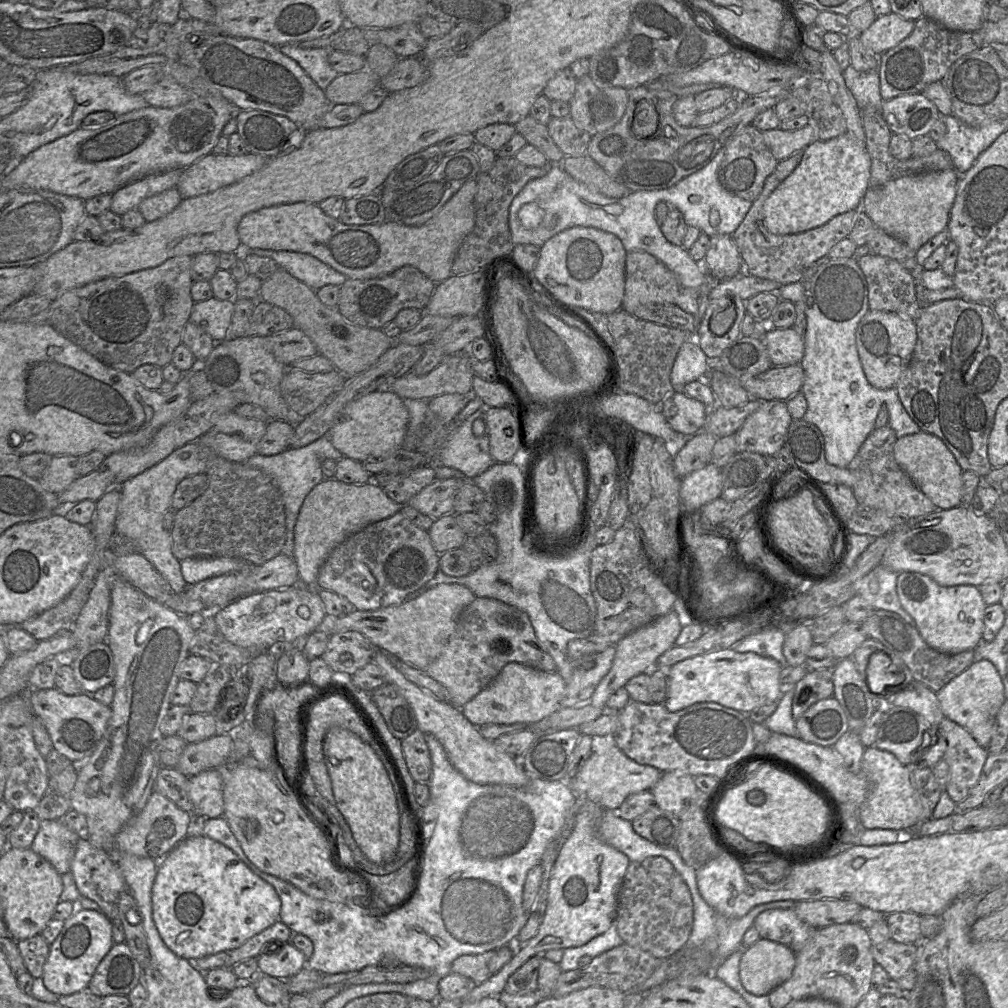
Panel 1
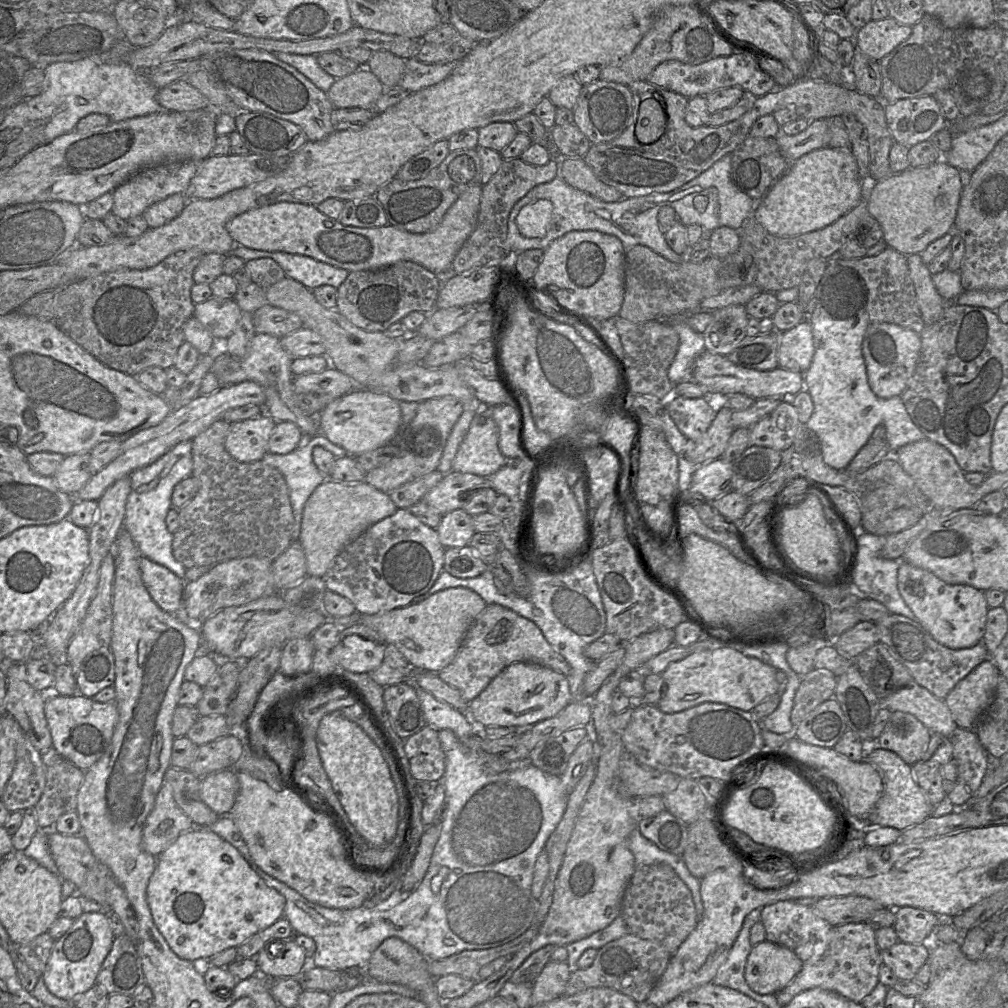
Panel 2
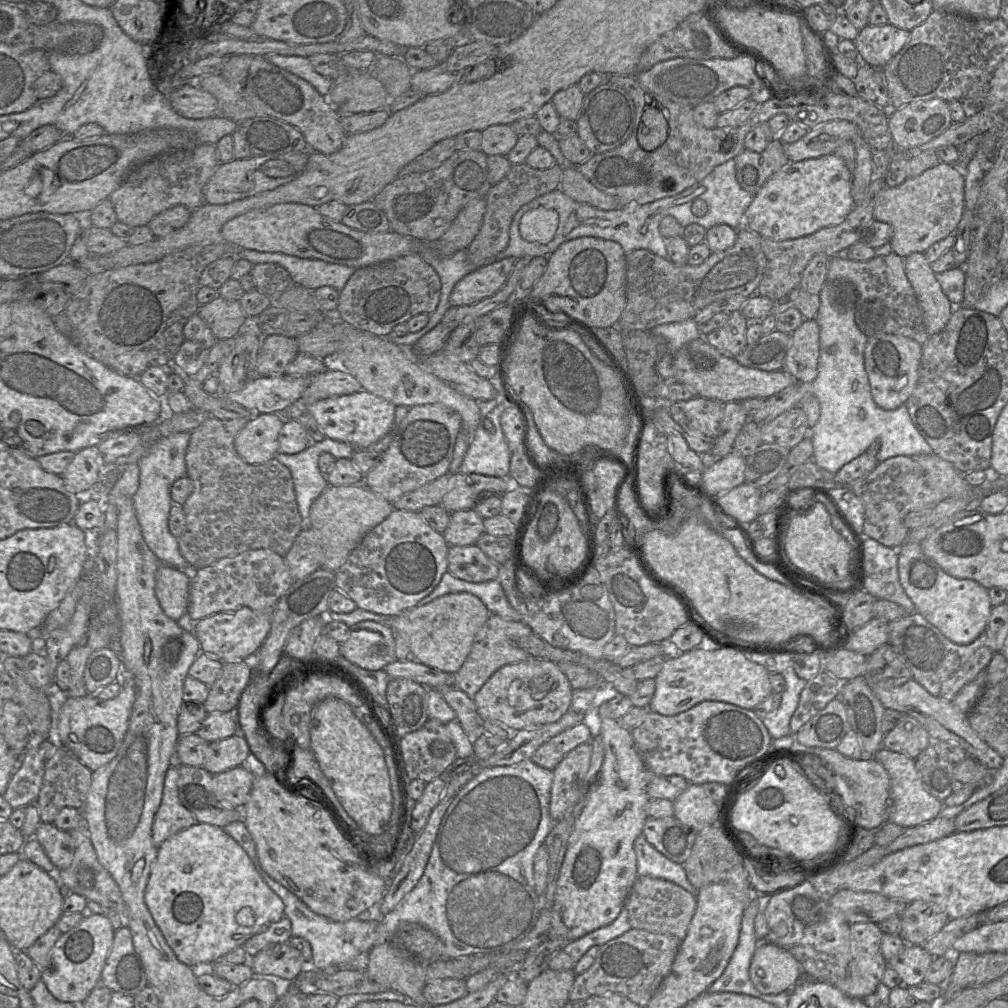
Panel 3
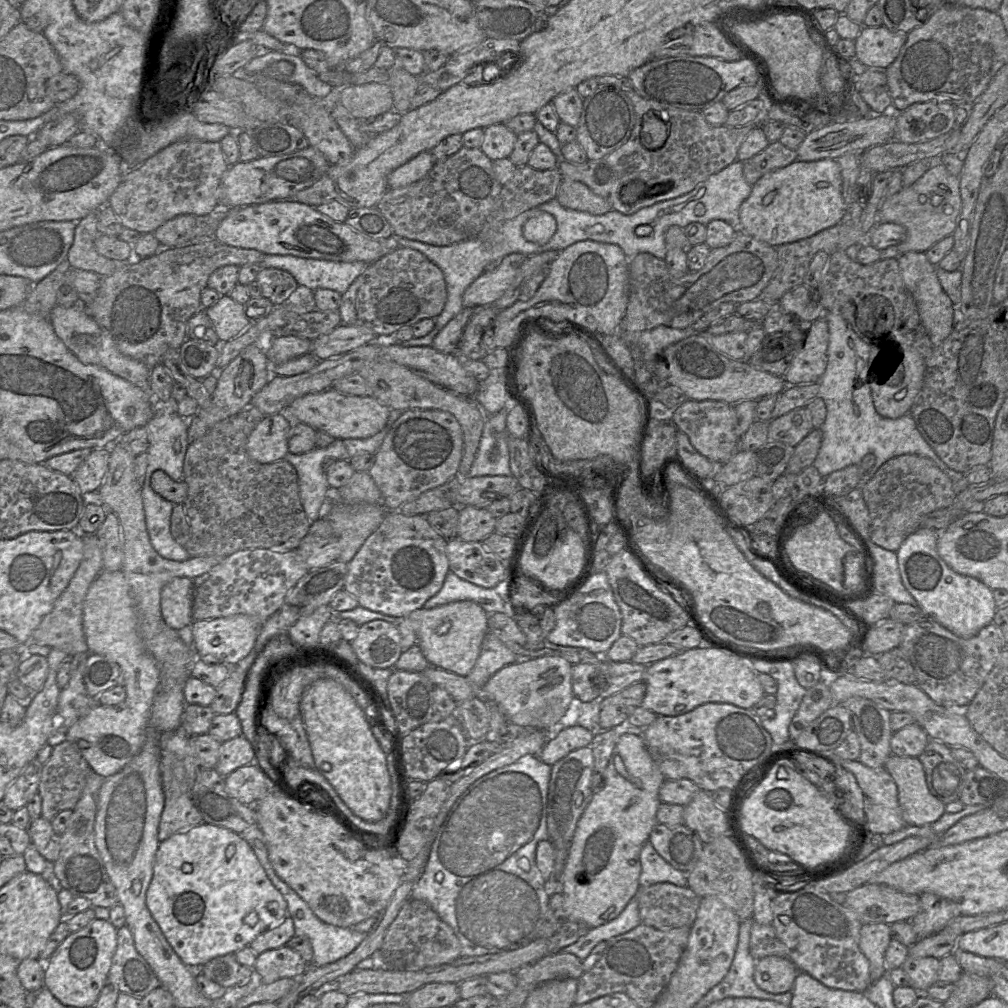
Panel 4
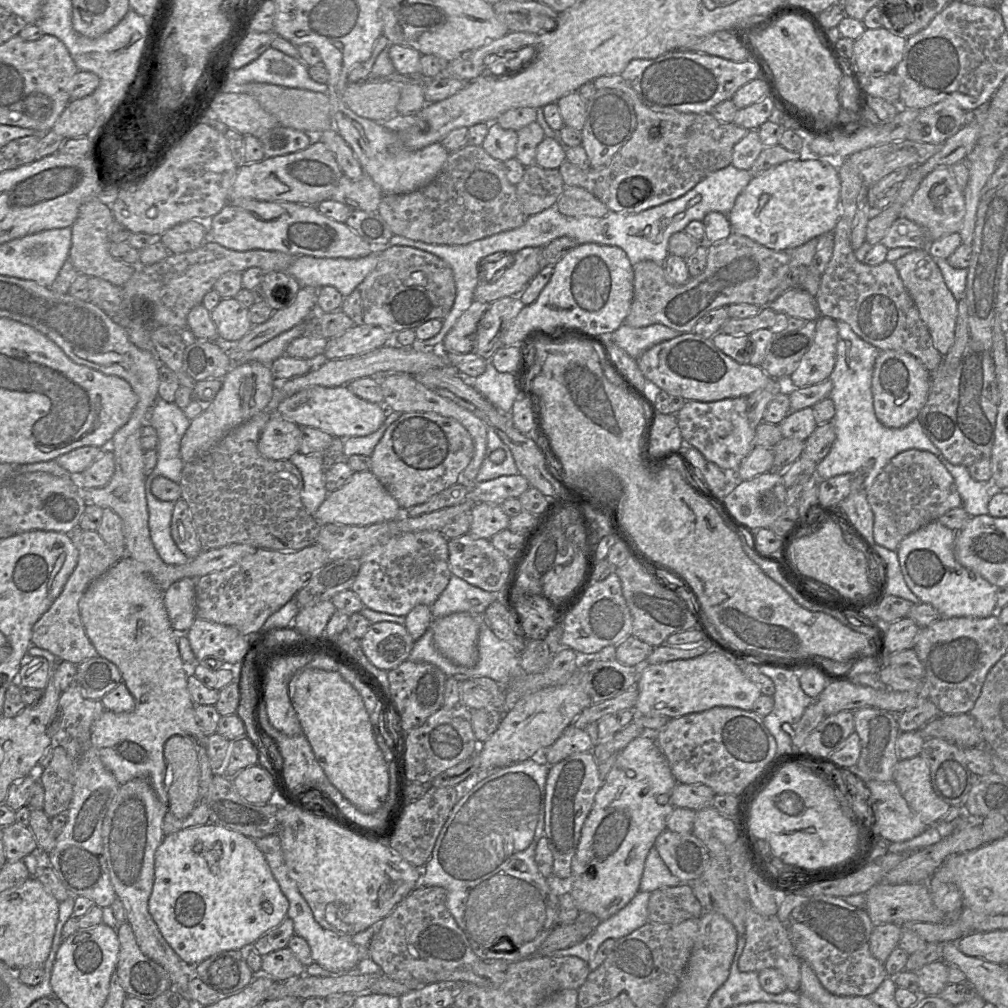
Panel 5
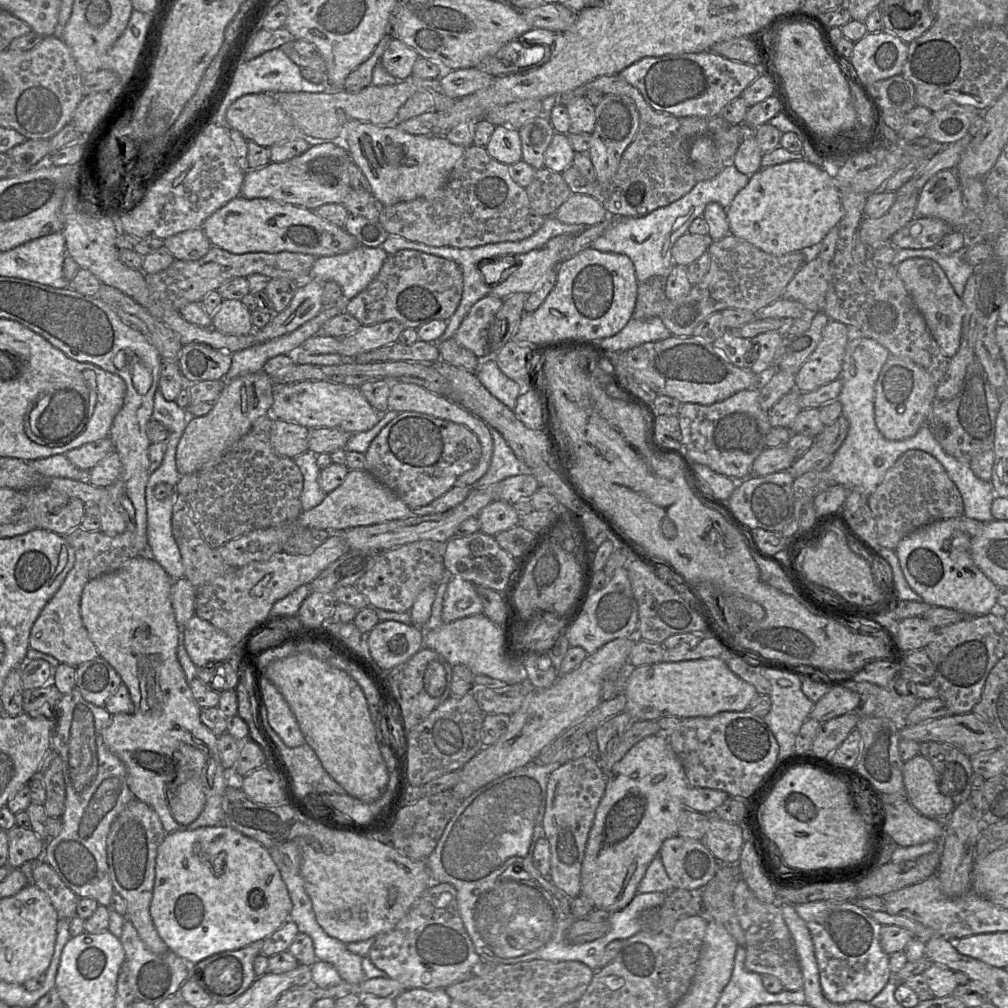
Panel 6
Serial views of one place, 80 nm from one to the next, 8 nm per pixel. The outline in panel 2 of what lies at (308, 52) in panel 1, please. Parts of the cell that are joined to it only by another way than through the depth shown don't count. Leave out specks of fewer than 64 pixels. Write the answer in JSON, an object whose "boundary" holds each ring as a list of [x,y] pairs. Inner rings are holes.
{"boundary":[[[285,52],[273,53],[275,56],[296,68],[300,73],[306,76],[316,87],[328,92],[335,82],[335,78],[328,74],[317,62],[318,55],[299,55]]]}

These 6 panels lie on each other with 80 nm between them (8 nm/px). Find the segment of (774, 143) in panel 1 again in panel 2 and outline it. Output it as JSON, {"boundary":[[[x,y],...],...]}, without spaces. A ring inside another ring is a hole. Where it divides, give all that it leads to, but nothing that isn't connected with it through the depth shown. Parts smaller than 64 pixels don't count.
{"boundary":[[[811,121],[807,129],[796,135],[787,135],[780,131],[775,136],[782,155],[788,162],[794,162],[805,154],[828,146],[830,131],[828,121]]]}

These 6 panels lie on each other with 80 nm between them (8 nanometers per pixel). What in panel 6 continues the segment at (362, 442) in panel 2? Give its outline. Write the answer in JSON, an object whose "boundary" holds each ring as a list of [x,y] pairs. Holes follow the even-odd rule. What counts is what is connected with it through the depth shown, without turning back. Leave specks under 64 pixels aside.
{"boundary":[[[300,381],[275,384],[270,412],[274,419],[295,422],[309,429],[332,428],[350,434],[371,429],[385,414],[370,405],[359,387],[329,381]]]}

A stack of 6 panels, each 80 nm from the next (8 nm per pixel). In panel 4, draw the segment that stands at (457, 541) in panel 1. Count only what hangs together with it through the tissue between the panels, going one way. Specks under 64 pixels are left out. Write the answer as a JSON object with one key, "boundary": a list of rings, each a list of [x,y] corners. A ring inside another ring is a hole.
{"boundary":[[[459,507],[457,537],[466,542],[482,542],[495,532],[496,520],[486,508]]]}

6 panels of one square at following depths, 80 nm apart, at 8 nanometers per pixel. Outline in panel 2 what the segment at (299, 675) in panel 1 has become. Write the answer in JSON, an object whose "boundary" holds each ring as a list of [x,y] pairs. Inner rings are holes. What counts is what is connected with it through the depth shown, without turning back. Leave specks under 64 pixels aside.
{"boundary":[[[310,637],[292,639],[286,642],[282,647],[278,671],[287,676],[310,672],[314,652],[314,645]]]}

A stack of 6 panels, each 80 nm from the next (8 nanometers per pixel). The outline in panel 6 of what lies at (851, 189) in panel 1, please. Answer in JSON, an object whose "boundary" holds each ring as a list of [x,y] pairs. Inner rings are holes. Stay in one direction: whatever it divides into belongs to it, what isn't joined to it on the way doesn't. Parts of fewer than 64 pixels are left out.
{"boundary":[[[792,161],[786,162],[783,164],[771,166],[768,168],[760,169],[758,172],[750,176],[750,180],[747,185],[741,189],[729,207],[726,209],[726,216],[729,223],[730,234],[738,238],[744,239],[760,250],[764,251],[767,254],[774,256],[783,256],[785,254],[800,251],[800,252],[811,252],[821,243],[825,235],[829,232],[830,229],[837,226],[843,216],[843,208],[841,202],[840,191],[836,186],[834,179],[821,167],[816,166],[807,161]]]}

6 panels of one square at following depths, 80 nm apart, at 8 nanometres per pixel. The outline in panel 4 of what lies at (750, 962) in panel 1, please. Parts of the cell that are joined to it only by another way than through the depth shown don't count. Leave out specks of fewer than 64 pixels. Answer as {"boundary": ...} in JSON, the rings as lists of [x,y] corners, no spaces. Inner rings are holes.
{"boundary":[[[767,956],[755,962],[754,981],[765,992],[781,994],[792,992],[798,973],[789,958]]]}

